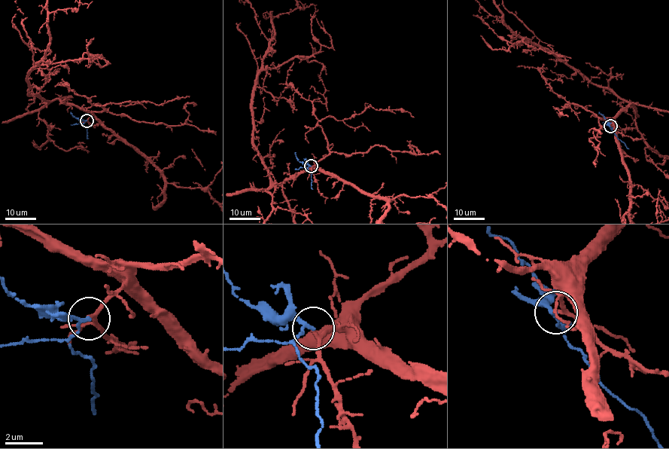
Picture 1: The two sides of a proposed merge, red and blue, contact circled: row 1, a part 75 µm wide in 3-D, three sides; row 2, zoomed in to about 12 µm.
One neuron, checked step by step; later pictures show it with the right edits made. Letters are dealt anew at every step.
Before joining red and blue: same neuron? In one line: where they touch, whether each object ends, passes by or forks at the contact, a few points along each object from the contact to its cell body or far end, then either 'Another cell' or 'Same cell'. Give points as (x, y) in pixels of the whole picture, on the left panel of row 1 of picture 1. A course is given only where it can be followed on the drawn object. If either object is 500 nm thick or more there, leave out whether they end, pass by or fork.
Place: (86, 120). At the ring red passes by. At the ring blue passes by. Course of blue: (86, 120), (83, 125), (86, 127), (88, 138). Same cell

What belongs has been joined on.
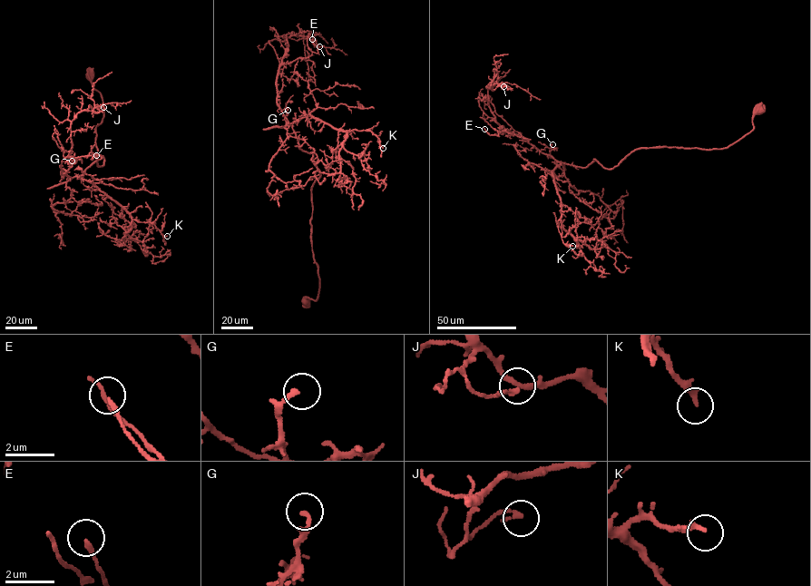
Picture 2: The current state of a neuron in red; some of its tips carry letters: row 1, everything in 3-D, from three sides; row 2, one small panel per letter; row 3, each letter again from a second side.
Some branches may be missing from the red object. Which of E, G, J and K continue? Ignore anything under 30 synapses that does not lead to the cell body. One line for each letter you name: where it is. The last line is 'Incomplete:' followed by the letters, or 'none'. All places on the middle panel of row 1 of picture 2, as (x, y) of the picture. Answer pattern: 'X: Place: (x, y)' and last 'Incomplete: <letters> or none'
G: Place: (288, 110)
Incomplete: G

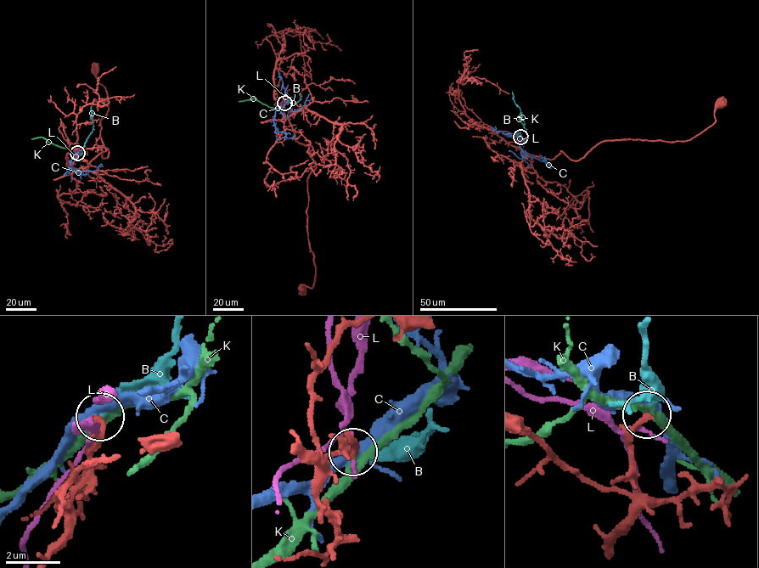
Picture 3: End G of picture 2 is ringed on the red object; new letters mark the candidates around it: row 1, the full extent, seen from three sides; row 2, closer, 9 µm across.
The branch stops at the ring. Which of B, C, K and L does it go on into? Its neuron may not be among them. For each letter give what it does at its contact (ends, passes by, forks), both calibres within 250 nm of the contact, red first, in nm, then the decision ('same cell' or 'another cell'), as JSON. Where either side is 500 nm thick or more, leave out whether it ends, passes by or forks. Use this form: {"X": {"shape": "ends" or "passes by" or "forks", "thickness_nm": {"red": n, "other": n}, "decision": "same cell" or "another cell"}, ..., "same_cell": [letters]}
{"B": {"shape": "ends", "thickness_nm": {"red": 140, "other": 190}, "decision": "same cell"}, "C": {"shape": "forks", "thickness_nm": {"red": 190, "other": 320}, "decision": "another cell"}, "K": {"shape": "passes by", "thickness_nm": {"red": 140, "other": 320}, "decision": "another cell"}, "L": {"shape": "forks", "thickness_nm": {"red": 200, "other": 150}, "decision": "another cell"}, "same_cell": ["B"]}

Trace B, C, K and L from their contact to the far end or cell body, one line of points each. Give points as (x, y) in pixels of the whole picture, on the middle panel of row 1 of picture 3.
B: (284, 103), (291, 101), (293, 104), (300, 100), (298, 83)
C: (284, 104), (278, 105), (273, 122), (278, 130), (284, 132), (288, 138), (292, 135)
K: (284, 104), (279, 109), (254, 98), (238, 102)
L: (284, 102), (283, 95), (288, 85)

